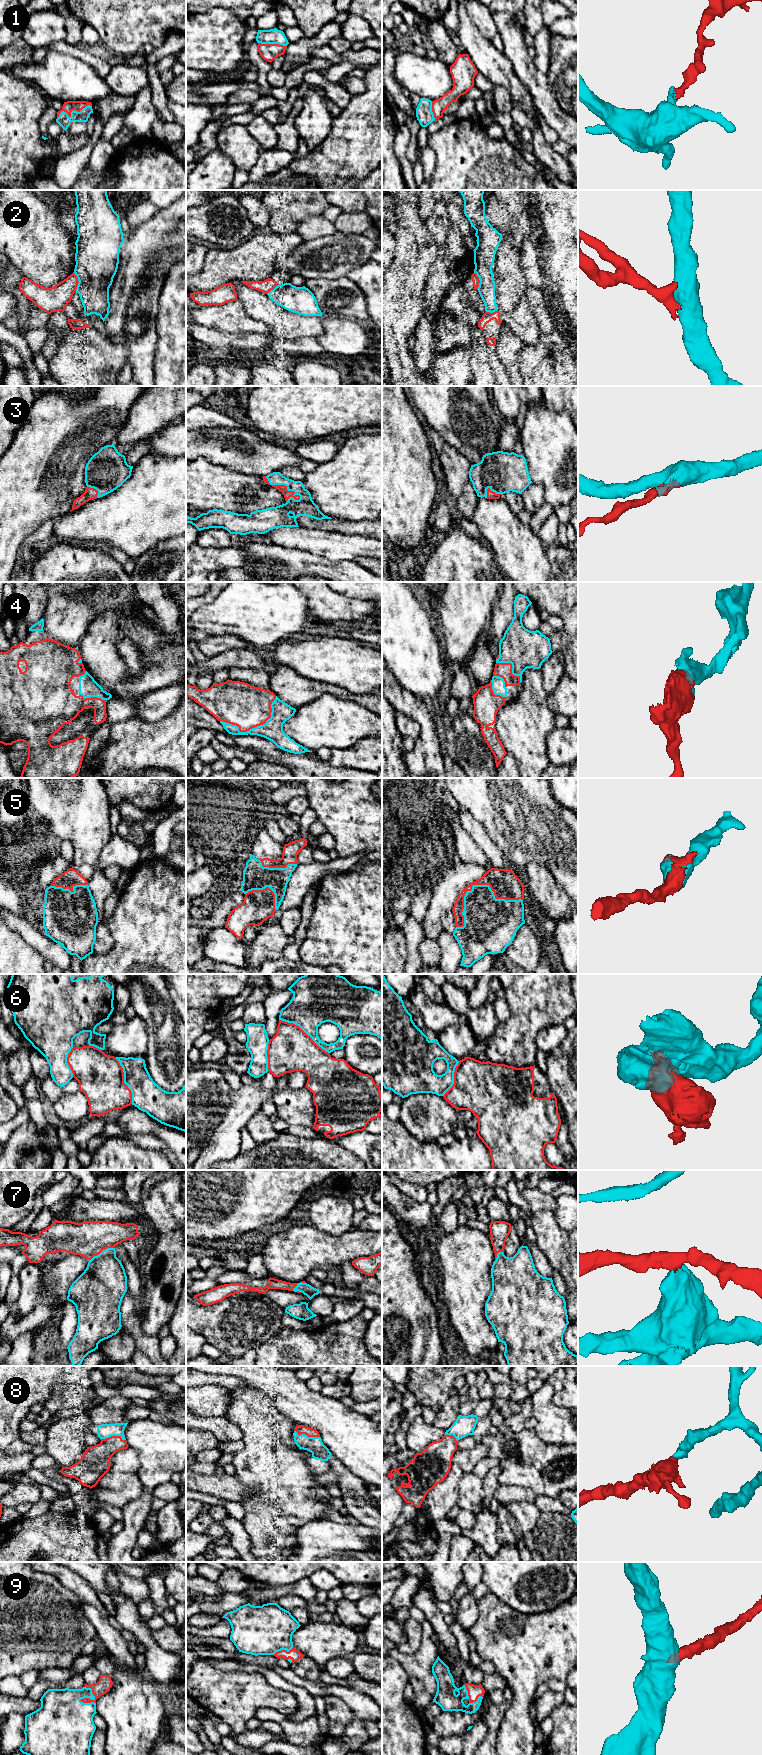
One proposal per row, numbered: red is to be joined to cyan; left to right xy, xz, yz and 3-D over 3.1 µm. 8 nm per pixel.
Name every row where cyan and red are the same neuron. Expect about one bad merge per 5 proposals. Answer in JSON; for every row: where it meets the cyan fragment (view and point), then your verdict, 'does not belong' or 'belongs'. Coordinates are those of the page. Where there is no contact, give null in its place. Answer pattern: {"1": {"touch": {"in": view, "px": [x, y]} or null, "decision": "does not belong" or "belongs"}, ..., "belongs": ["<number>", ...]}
{"1": {"touch": {"in": "xy", "px": [72, 111]}, "decision": "belongs"}, "2": {"touch": {"in": "xy", "px": [79, 282]}, "decision": "belongs"}, "3": {"touch": {"in": "xz", "px": [283, 484]}, "decision": "belongs"}, "4": {"touch": {"in": "xz", "px": [255, 727]}, "decision": "belongs"}, "5": {"touch": {"in": "yz", "px": [475, 885]}, "decision": "belongs"}, "6": {"touch": {"in": "xz", "px": [304, 1031]}, "decision": "does not belong"}, "7": {"touch": {"in": "xy", "px": [102, 1251]}, "decision": "belongs"}, "8": {"touch": {"in": "xy", "px": [113, 1435]}, "decision": "belongs"}, "9": {"touch": {"in": "xy", "px": [92, 1693]}, "decision": "belongs"}, "belongs": ["1", "2", "3", "4", "5", "7", "8", "9"]}

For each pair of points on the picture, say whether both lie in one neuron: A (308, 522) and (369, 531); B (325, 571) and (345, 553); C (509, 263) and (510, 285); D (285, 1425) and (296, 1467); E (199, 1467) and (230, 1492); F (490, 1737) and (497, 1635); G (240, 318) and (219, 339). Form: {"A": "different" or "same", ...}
{"A": "same", "B": "different", "C": "same", "D": "different", "E": "different", "F": "different", "G": "different"}

